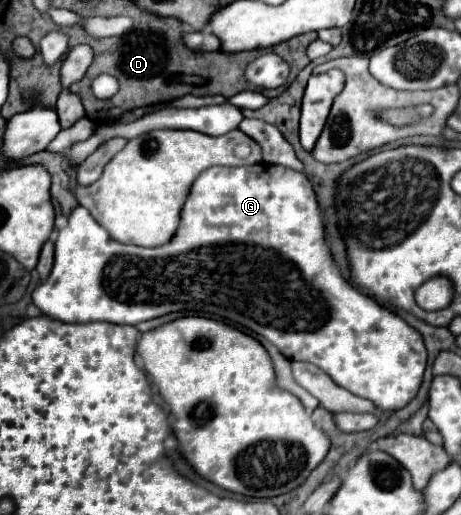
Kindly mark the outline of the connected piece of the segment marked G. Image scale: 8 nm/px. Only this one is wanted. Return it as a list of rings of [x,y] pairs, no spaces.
[[[253,165],[253,167],[211,167],[207,171],[203,171],[197,181],[191,187],[191,193],[185,201],[185,207],[181,211],[181,227],[177,231],[177,235],[173,237],[171,243],[163,245],[163,247],[153,247],[153,249],[145,249],[145,247],[135,247],[135,245],[123,245],[119,241],[113,241],[109,237],[109,233],[97,223],[93,221],[91,213],[77,205],[71,215],[67,217],[67,227],[63,227],[59,231],[59,239],[55,243],[55,265],[51,269],[51,275],[33,291],[33,303],[41,309],[43,315],[55,319],[55,321],[63,321],[63,323],[91,323],[91,321],[107,321],[107,323],[117,323],[117,325],[137,325],[141,321],[153,319],[153,317],[161,317],[173,311],[185,311],[191,313],[195,311],[197,315],[211,315],[211,317],[219,317],[225,321],[233,321],[239,323],[259,335],[263,335],[265,339],[269,339],[287,359],[291,361],[307,361],[313,363],[317,367],[321,367],[337,385],[349,389],[351,393],[373,401],[375,405],[379,405],[379,409],[387,409],[387,411],[397,411],[403,409],[419,391],[421,381],[423,381],[423,371],[427,365],[427,349],[423,345],[423,337],[419,331],[415,331],[403,317],[399,317],[397,313],[389,311],[387,307],[381,307],[377,301],[373,301],[371,297],[363,295],[361,291],[357,291],[351,283],[347,283],[347,279],[341,275],[341,269],[335,265],[331,251],[325,243],[325,229],[323,229],[323,221],[321,221],[321,211],[317,207],[317,199],[313,193],[311,183],[307,181],[307,177],[303,173],[297,173],[289,167],[283,165]]]

